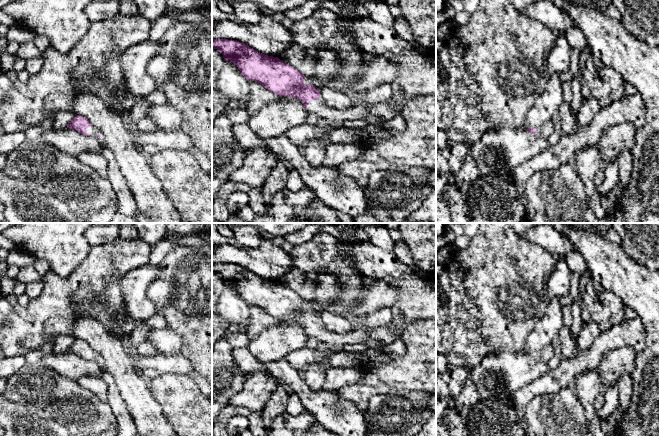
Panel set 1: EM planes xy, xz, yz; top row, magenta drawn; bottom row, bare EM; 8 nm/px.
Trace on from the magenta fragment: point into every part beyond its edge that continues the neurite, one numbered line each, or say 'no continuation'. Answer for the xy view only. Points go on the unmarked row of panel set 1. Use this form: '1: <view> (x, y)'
1: xy (93, 355)

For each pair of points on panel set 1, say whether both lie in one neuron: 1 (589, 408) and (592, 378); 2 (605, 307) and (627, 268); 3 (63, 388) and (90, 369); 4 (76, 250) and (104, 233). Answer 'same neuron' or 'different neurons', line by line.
1: same neuron
2: different neurons
3: different neurons
4: different neurons

